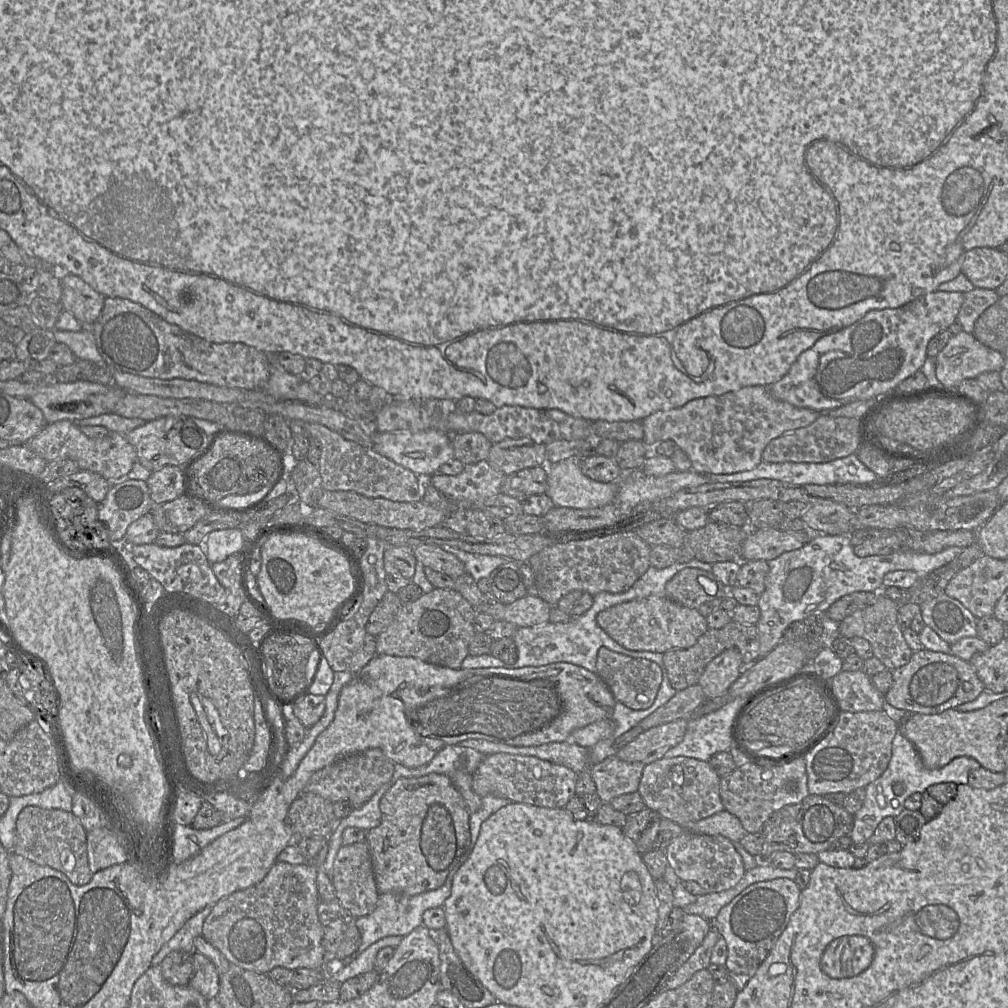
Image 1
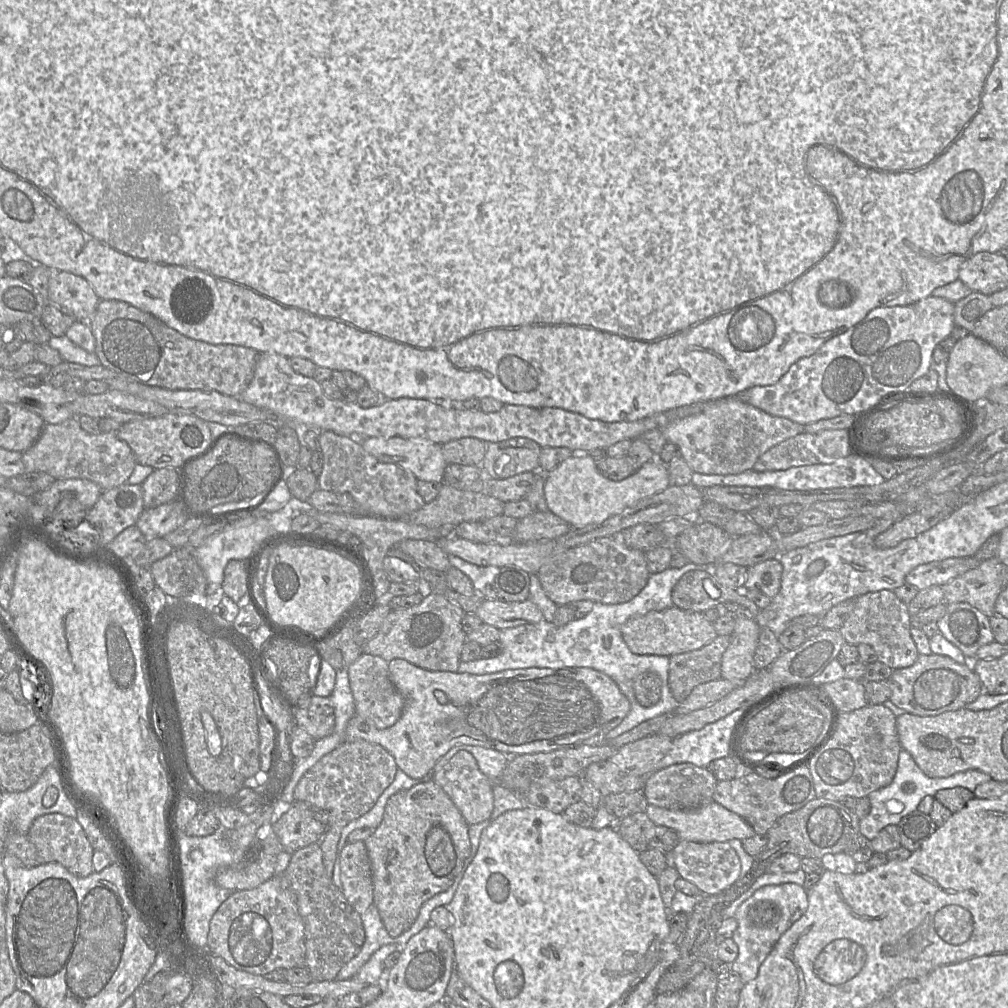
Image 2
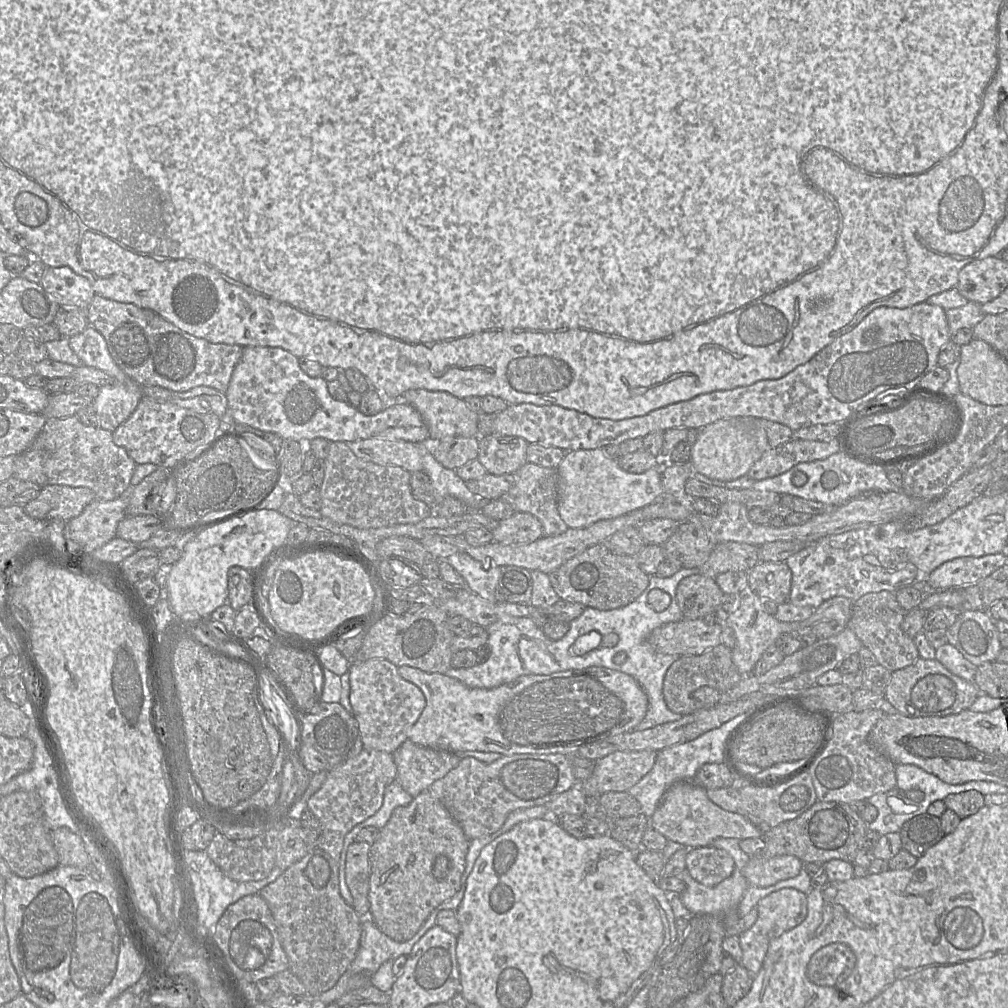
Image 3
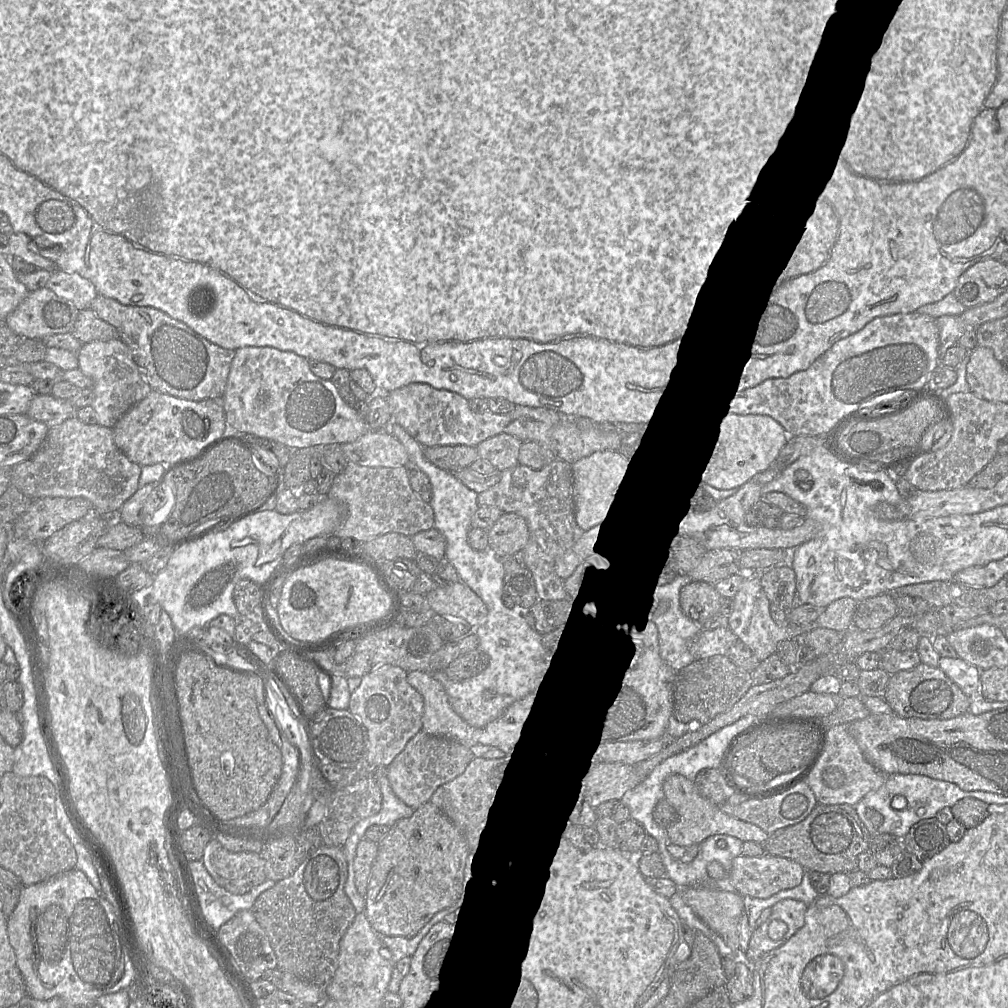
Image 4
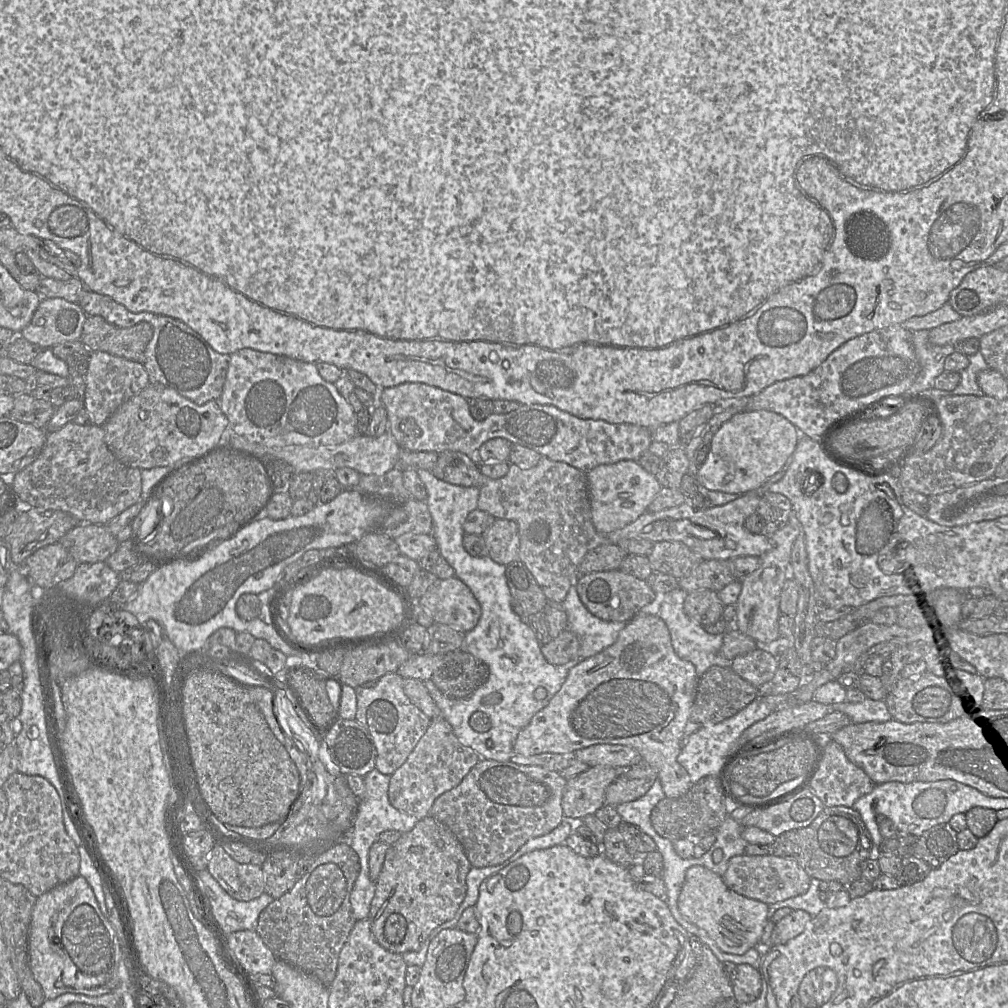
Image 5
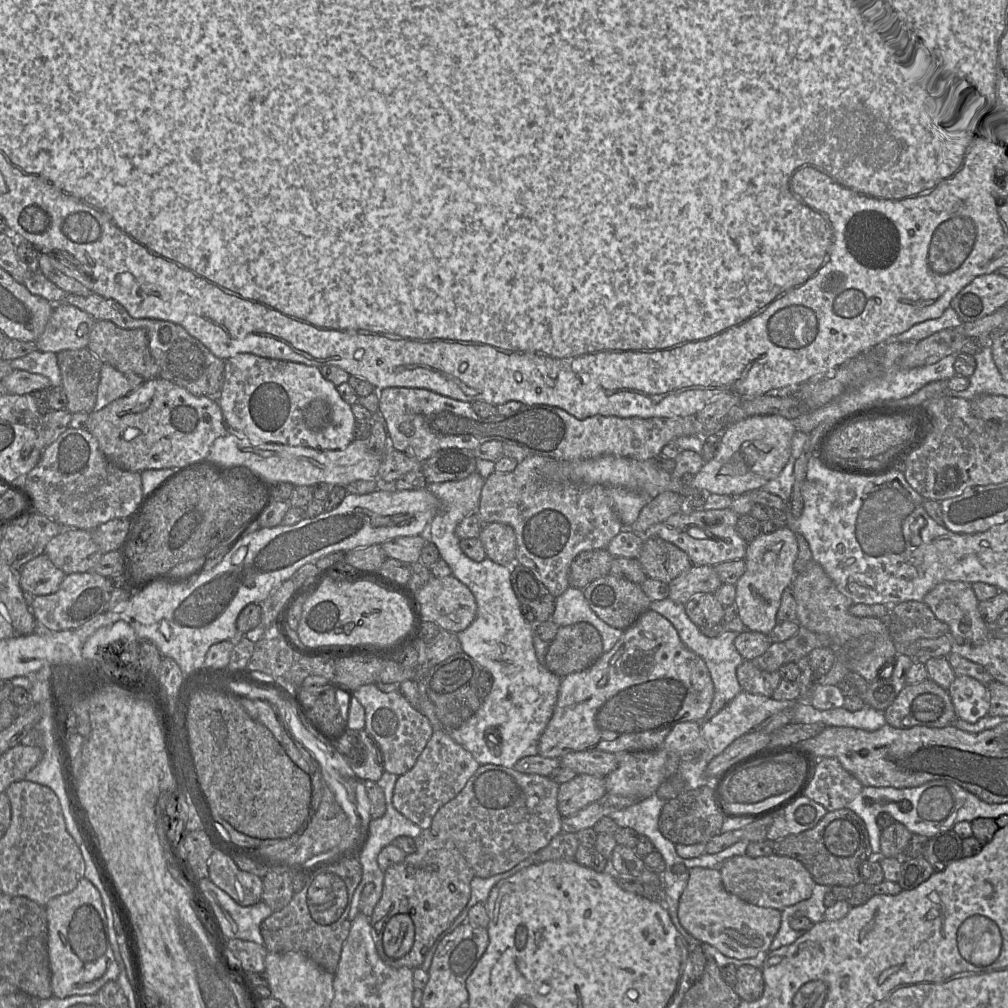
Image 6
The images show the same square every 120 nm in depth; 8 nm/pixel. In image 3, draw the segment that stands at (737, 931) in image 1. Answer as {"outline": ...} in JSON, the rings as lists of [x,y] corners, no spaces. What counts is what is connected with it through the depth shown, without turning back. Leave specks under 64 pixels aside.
{"outline":[[[782,888],[759,900],[755,923],[739,935],[742,957],[739,965],[755,976],[761,969],[771,942],[804,921],[808,912],[807,894],[796,888]]]}

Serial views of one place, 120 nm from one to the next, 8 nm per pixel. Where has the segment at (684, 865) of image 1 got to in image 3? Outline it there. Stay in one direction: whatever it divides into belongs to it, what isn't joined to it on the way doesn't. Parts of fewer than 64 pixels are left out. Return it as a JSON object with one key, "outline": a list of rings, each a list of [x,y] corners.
{"outline":[[[709,845],[689,848],[686,868],[698,882],[716,886],[732,874],[735,862],[725,850]]]}

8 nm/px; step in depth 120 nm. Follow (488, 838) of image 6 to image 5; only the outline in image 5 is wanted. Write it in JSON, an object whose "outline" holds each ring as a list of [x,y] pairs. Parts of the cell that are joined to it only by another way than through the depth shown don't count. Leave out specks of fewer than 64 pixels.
{"outline":[[[481,759],[458,786],[435,800],[429,815],[453,832],[473,867],[495,866],[511,858],[530,839],[550,833],[563,821],[562,797],[566,782],[559,772],[541,766]]]}

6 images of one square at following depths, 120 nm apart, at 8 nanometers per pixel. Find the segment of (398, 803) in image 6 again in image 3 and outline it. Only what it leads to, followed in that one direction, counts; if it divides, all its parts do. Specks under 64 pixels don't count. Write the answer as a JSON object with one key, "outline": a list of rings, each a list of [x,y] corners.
{"outline":[[[408,739],[393,753],[393,759],[397,768],[396,781],[413,798],[429,790],[436,780],[443,778],[461,760],[455,753],[422,746]]]}

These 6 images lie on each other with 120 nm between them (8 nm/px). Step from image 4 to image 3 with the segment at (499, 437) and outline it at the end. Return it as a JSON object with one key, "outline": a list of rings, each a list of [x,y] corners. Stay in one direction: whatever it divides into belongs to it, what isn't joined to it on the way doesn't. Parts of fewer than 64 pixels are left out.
{"outline":[[[487,435],[478,439],[477,459],[489,474],[513,474],[527,463],[529,443],[522,437]]]}

